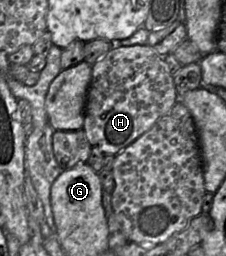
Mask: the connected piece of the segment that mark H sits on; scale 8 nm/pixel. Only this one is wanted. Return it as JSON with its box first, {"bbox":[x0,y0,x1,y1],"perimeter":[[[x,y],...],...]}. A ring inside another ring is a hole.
{"bbox":[82,45,179,155],"perimeter":[[[131,45],[111,48],[102,58],[92,65],[92,79],[87,93],[85,119],[82,129],[92,147],[99,148],[104,154],[117,155],[143,133],[151,129],[158,119],[168,113],[178,101],[179,96],[176,92],[174,77],[170,74],[169,67],[165,63],[164,57],[162,57],[162,55],[160,55],[154,48],[149,45]]]}

